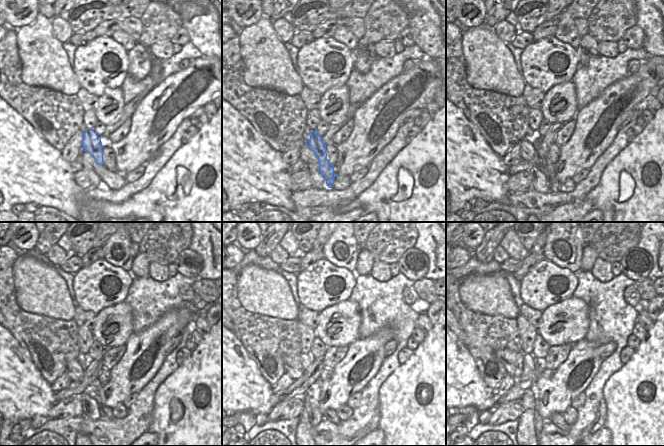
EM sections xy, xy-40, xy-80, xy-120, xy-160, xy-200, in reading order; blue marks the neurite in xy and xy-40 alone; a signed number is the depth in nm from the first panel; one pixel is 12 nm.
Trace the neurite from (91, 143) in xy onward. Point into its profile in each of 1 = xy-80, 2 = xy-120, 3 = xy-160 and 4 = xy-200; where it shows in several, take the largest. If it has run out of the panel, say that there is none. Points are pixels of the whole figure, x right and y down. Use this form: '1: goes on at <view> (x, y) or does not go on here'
1: goes on at xy-80 (547, 167)
2: goes on at xy-120 (106, 413)
3: goes on at xy-160 (330, 415)
4: goes on at xy-200 (556, 418)

